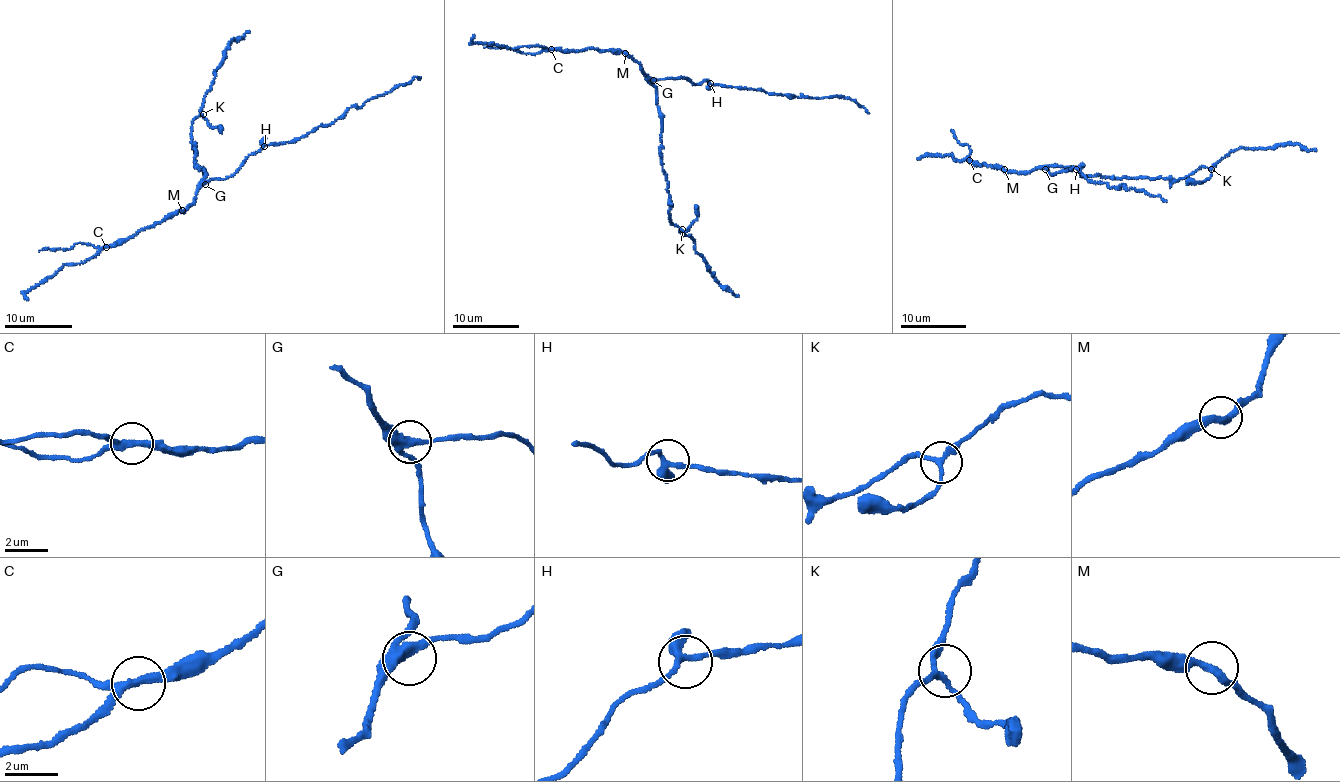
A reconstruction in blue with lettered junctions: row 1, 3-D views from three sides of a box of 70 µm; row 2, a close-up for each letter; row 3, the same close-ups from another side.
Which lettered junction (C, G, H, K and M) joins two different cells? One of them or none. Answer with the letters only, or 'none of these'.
C

